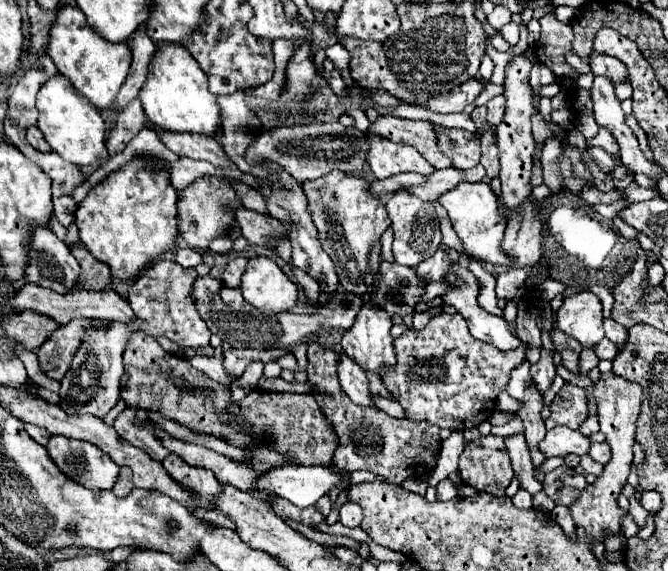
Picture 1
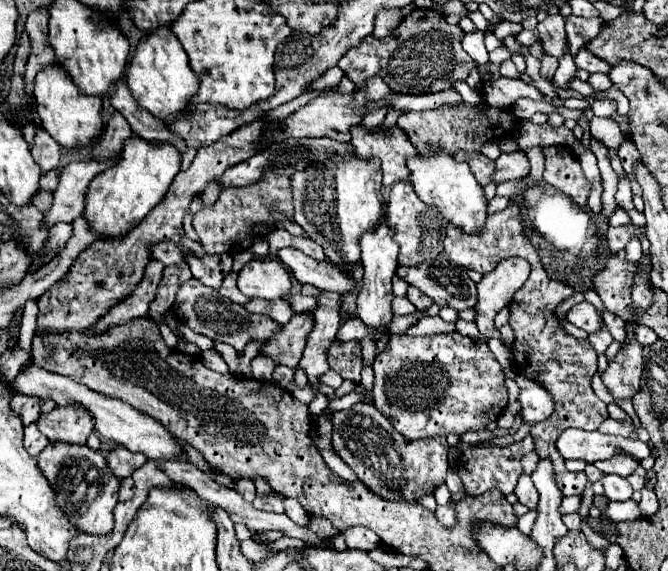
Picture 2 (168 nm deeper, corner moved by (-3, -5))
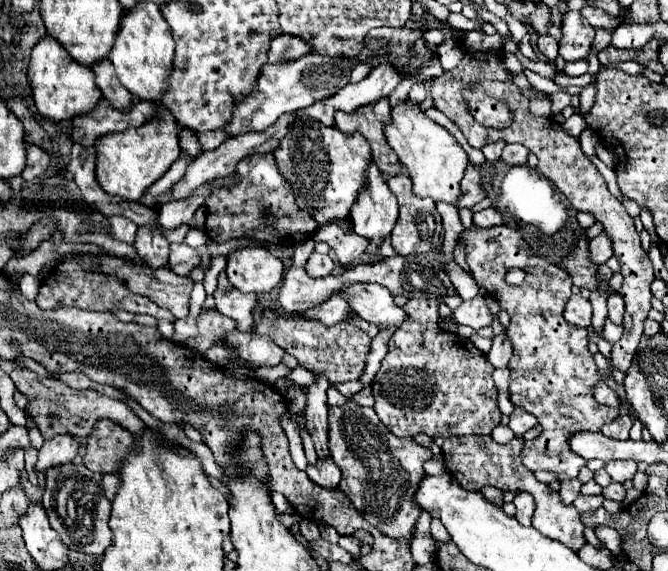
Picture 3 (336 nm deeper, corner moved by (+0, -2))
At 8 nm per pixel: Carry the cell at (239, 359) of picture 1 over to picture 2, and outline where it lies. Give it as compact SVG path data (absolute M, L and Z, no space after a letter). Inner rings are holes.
M293 314L289 324L285 324L281 332L261 348L261 354L265 354L267 358L271 356L275 364L297 368L311 328L313 318L309 314Z

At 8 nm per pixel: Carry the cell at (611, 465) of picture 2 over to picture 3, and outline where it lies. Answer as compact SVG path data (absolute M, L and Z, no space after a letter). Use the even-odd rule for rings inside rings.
M610 461L604 467L608 471L608 475L612 477L612 481L616 483L624 483L628 479L634 477L636 473L636 463L634 461Z

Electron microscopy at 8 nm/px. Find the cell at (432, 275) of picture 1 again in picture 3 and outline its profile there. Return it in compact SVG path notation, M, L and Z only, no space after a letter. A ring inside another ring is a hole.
M410 299L406 303L404 309L408 313L408 321L390 337L388 355L372 381L372 393L376 397L374 411L396 437L412 437L416 433L426 433L430 437L490 435L502 419L492 381L494 367L472 341L438 327L438 303L438 299Z

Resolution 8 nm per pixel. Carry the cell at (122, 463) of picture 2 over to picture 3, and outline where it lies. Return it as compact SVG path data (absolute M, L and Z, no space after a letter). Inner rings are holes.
M98 419L94 429L88 435L86 441L86 455L84 455L84 467L88 467L94 473L116 473L122 459L130 453L130 447L134 445L134 435L128 433L128 429L116 425L110 419Z

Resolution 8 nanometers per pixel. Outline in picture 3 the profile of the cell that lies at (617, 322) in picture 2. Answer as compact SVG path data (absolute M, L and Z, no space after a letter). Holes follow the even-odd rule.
M612 293L608 297L608 317L612 323L622 325L622 315L624 315L624 301L618 293Z

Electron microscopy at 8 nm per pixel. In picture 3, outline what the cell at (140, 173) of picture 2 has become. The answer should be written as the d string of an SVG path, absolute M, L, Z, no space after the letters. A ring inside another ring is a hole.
M162 107L162 119L158 123L144 123L142 127L130 127L126 131L98 137L96 143L96 179L100 187L130 201L138 201L144 191L158 181L170 165L180 157L178 145L178 123L170 111Z

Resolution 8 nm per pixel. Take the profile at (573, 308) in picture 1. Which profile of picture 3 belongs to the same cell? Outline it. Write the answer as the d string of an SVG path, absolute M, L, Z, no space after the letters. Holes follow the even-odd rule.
M572 295L572 299L568 299L568 303L566 303L564 317L572 325L590 327L590 319L592 319L592 305L590 305L590 301L584 299L582 295Z

